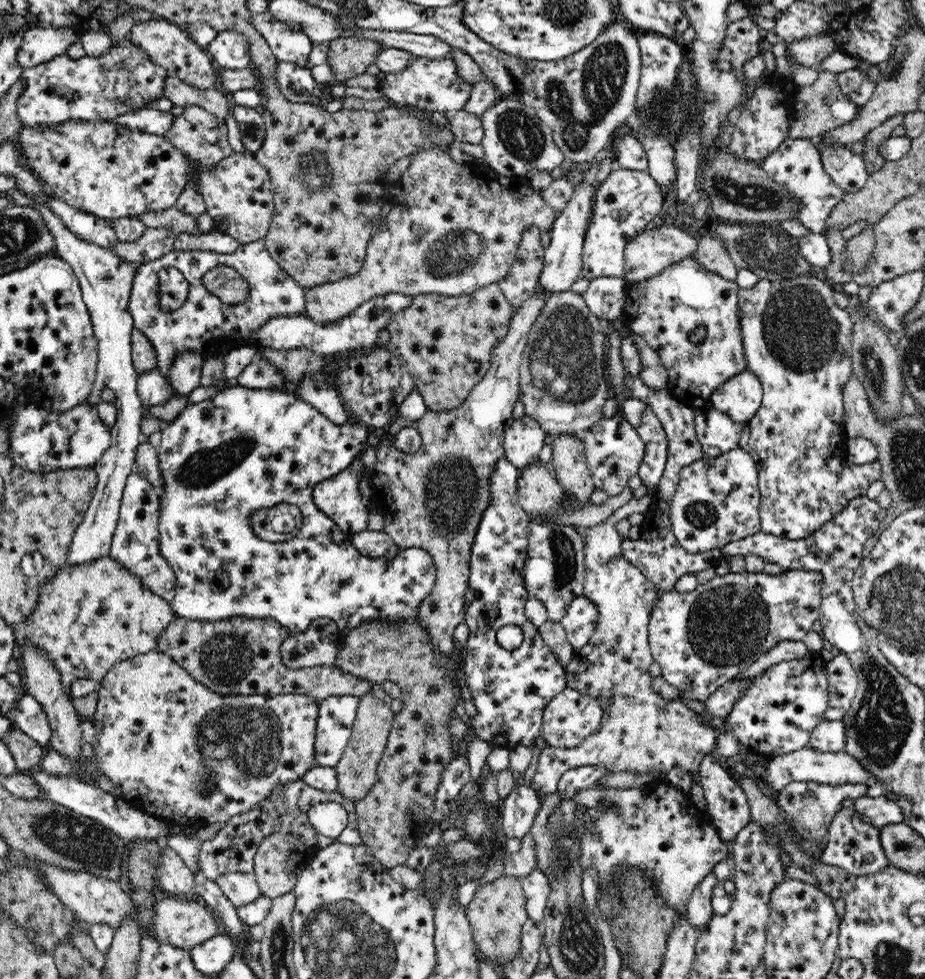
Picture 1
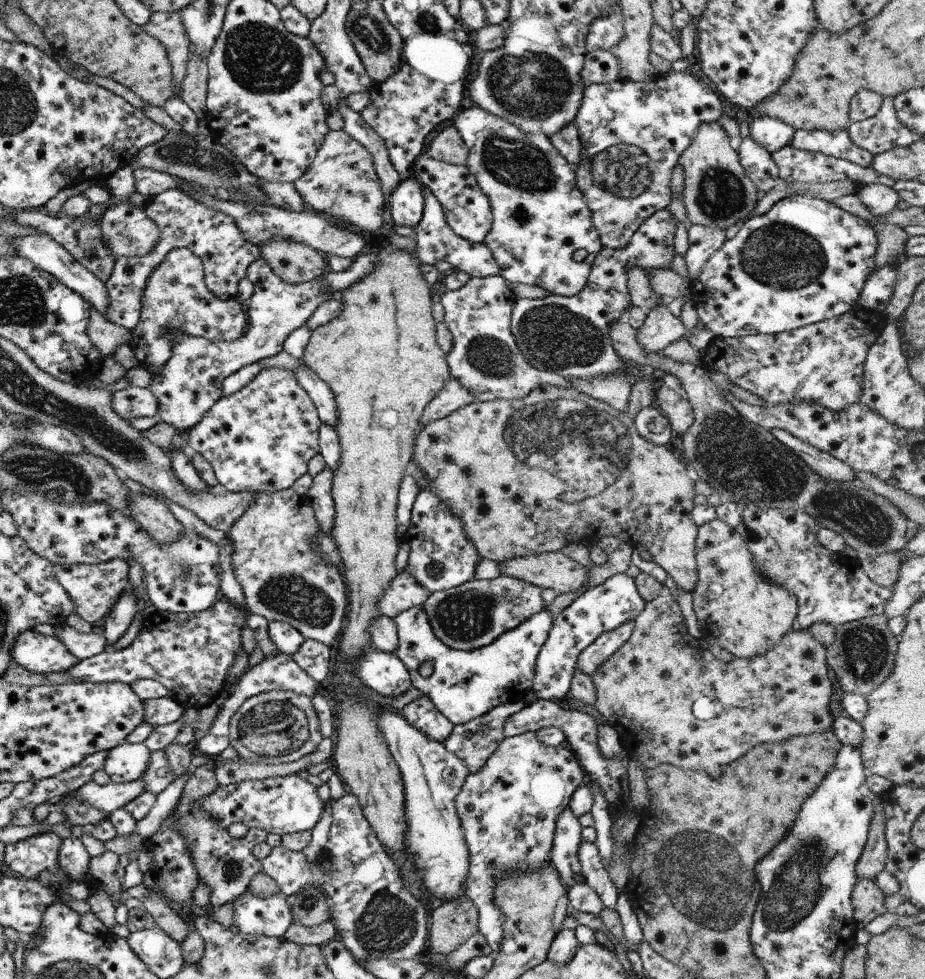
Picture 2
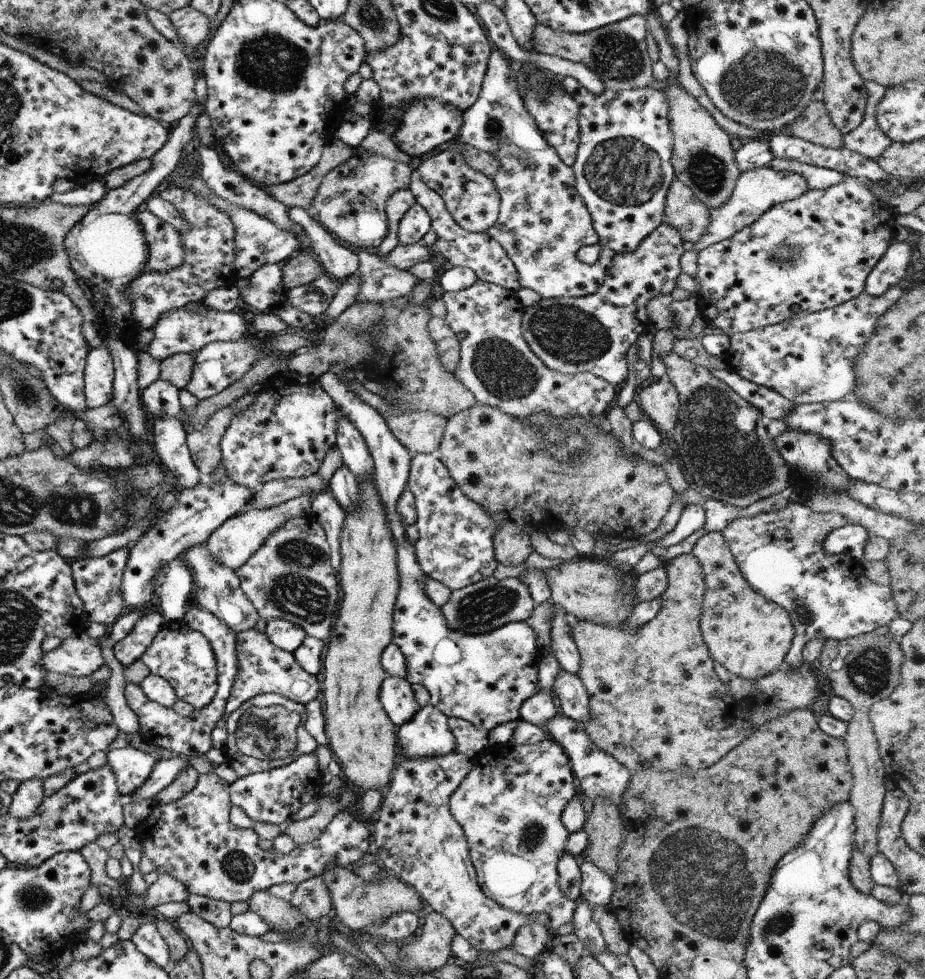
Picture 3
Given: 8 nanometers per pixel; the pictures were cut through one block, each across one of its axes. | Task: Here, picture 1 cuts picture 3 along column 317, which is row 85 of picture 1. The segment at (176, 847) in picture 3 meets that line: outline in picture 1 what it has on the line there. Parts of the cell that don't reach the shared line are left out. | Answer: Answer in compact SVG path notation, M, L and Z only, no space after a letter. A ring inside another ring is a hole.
M858 69L846 70L837 74L840 91L850 98L855 106L861 108L872 98L876 83L868 74Z

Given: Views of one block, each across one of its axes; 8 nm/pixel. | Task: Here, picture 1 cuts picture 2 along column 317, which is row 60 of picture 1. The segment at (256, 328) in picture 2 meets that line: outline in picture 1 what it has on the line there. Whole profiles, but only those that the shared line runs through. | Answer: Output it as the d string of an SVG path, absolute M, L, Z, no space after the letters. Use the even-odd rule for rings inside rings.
M253 13L251 24L268 42L269 48L280 62L293 62L310 69L308 58L314 44L302 31L294 31L289 24L277 20L272 13Z

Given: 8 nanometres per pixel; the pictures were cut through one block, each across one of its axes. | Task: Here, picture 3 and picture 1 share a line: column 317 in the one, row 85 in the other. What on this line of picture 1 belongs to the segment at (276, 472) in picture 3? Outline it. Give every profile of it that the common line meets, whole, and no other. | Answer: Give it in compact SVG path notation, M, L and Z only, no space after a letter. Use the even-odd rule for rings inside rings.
M416 56L407 67L396 74L386 73L382 86L378 87L379 91L384 93L384 98L395 104L410 104L430 112L447 113L464 109L464 104L470 98L473 86L458 75L458 68L454 60Z

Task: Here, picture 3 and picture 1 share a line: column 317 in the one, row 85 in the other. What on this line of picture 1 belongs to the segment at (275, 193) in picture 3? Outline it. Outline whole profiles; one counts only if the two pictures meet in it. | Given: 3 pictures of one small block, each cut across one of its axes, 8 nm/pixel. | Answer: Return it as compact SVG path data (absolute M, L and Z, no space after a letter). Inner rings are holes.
M167 78L164 84L164 97L174 105L200 106L224 120L230 116L233 103L228 94L219 89L199 90L180 80Z

